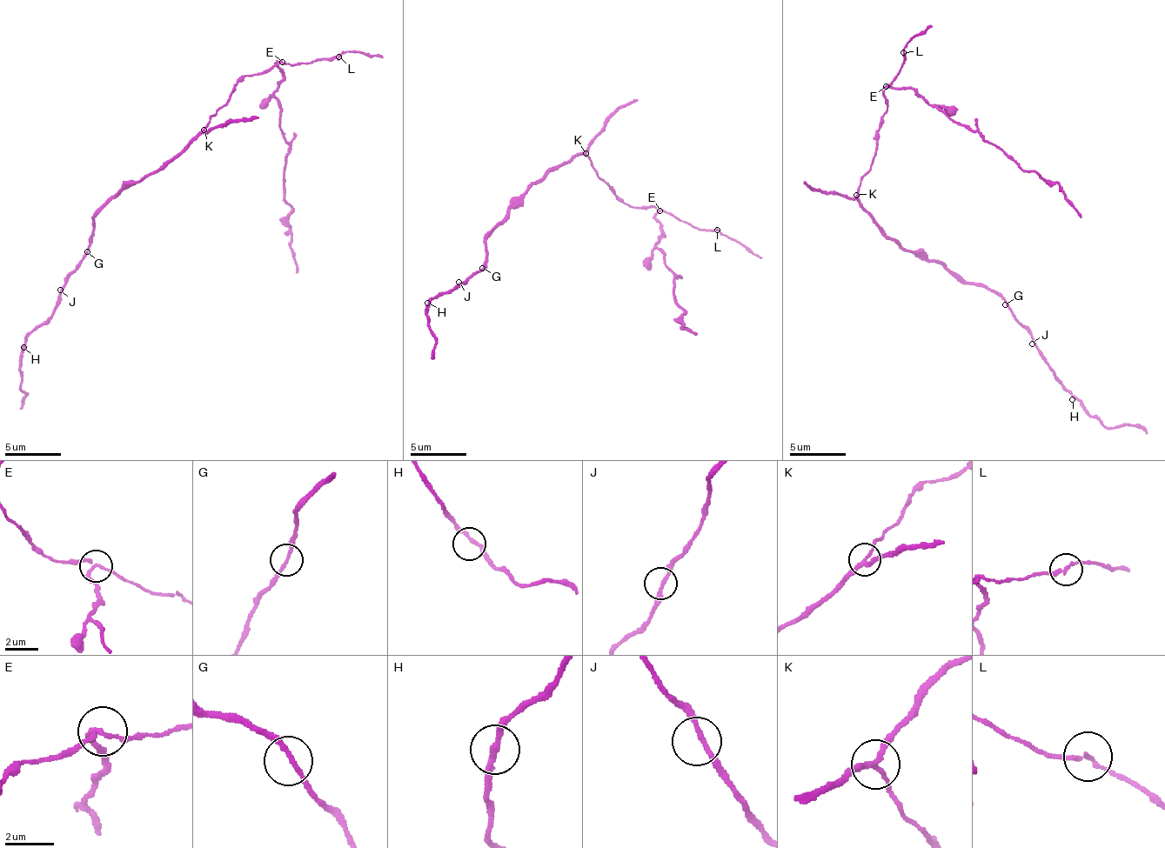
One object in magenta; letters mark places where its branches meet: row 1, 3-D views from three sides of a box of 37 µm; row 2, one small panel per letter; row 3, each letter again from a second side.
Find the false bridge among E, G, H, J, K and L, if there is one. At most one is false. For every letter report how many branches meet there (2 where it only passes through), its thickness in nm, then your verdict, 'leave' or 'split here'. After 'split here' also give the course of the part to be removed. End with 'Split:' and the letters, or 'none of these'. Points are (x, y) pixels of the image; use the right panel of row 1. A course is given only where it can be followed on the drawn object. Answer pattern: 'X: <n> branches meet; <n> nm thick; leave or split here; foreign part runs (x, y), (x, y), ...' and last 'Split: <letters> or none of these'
E: 3 branches meet; 170 nm thick; split here; foreign part runs (887, 87), (914, 89), (983, 139), (997, 145), (1022, 170), (1054, 181), (1080, 217)
G: 2 branches meet; 180 nm thick; leave
H: 2 branches meet; 220 nm thick; leave
J: 2 branches meet; 200 nm thick; leave
K: 3 branches meet; 200 nm thick; leave
L: 2 branches meet; 170 nm thick; leave
Split: E

